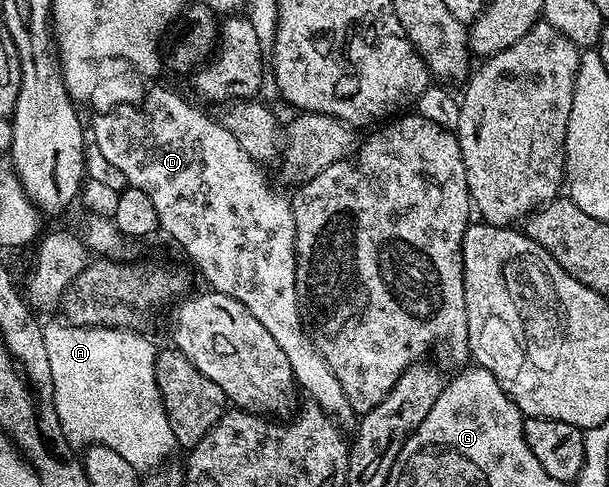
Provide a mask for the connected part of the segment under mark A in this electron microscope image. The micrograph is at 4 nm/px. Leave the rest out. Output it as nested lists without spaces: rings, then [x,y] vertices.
[[[61,322],[62,324],[46,324],[42,329],[44,334],[44,350],[48,350],[48,366],[52,366],[52,386],[54,387],[54,405],[56,406],[56,414],[60,418],[60,426],[64,430],[66,439],[71,445],[89,446],[92,444],[103,444],[112,450],[116,450],[116,454],[120,454],[120,458],[124,458],[129,462],[135,470],[153,470],[163,467],[167,463],[166,460],[173,452],[176,452],[178,443],[172,434],[172,426],[168,422],[168,414],[164,410],[164,402],[160,390],[156,386],[156,358],[159,349],[154,348],[154,344],[148,337],[142,336],[141,331],[131,330],[129,328],[85,328],[79,324],[69,322]]]

